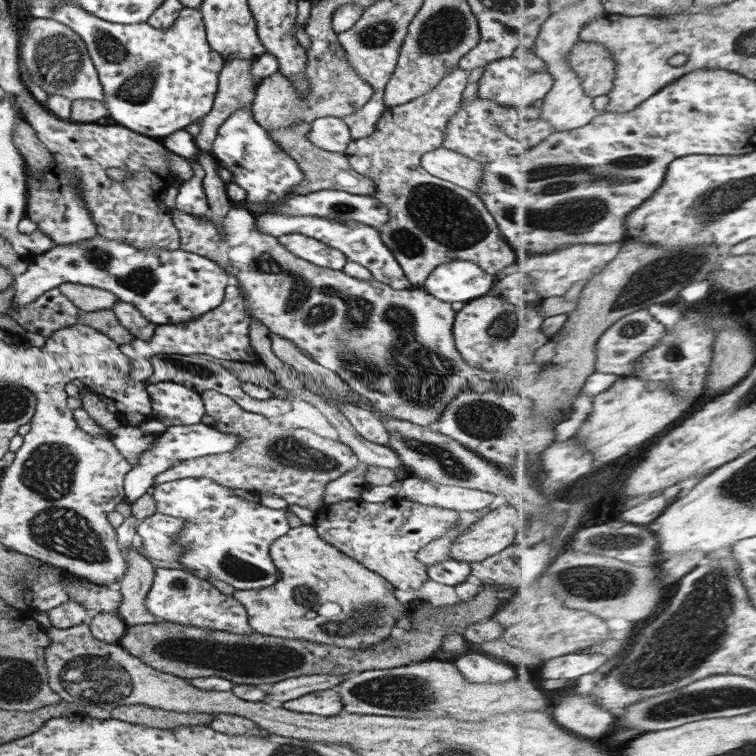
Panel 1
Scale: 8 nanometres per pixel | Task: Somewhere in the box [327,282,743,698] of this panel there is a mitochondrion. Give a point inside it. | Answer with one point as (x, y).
(680, 643)

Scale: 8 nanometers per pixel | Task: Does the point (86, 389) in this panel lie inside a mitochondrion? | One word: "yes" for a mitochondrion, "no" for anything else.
no

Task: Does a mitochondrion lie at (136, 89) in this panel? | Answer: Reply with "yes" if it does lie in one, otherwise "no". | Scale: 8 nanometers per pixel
yes

